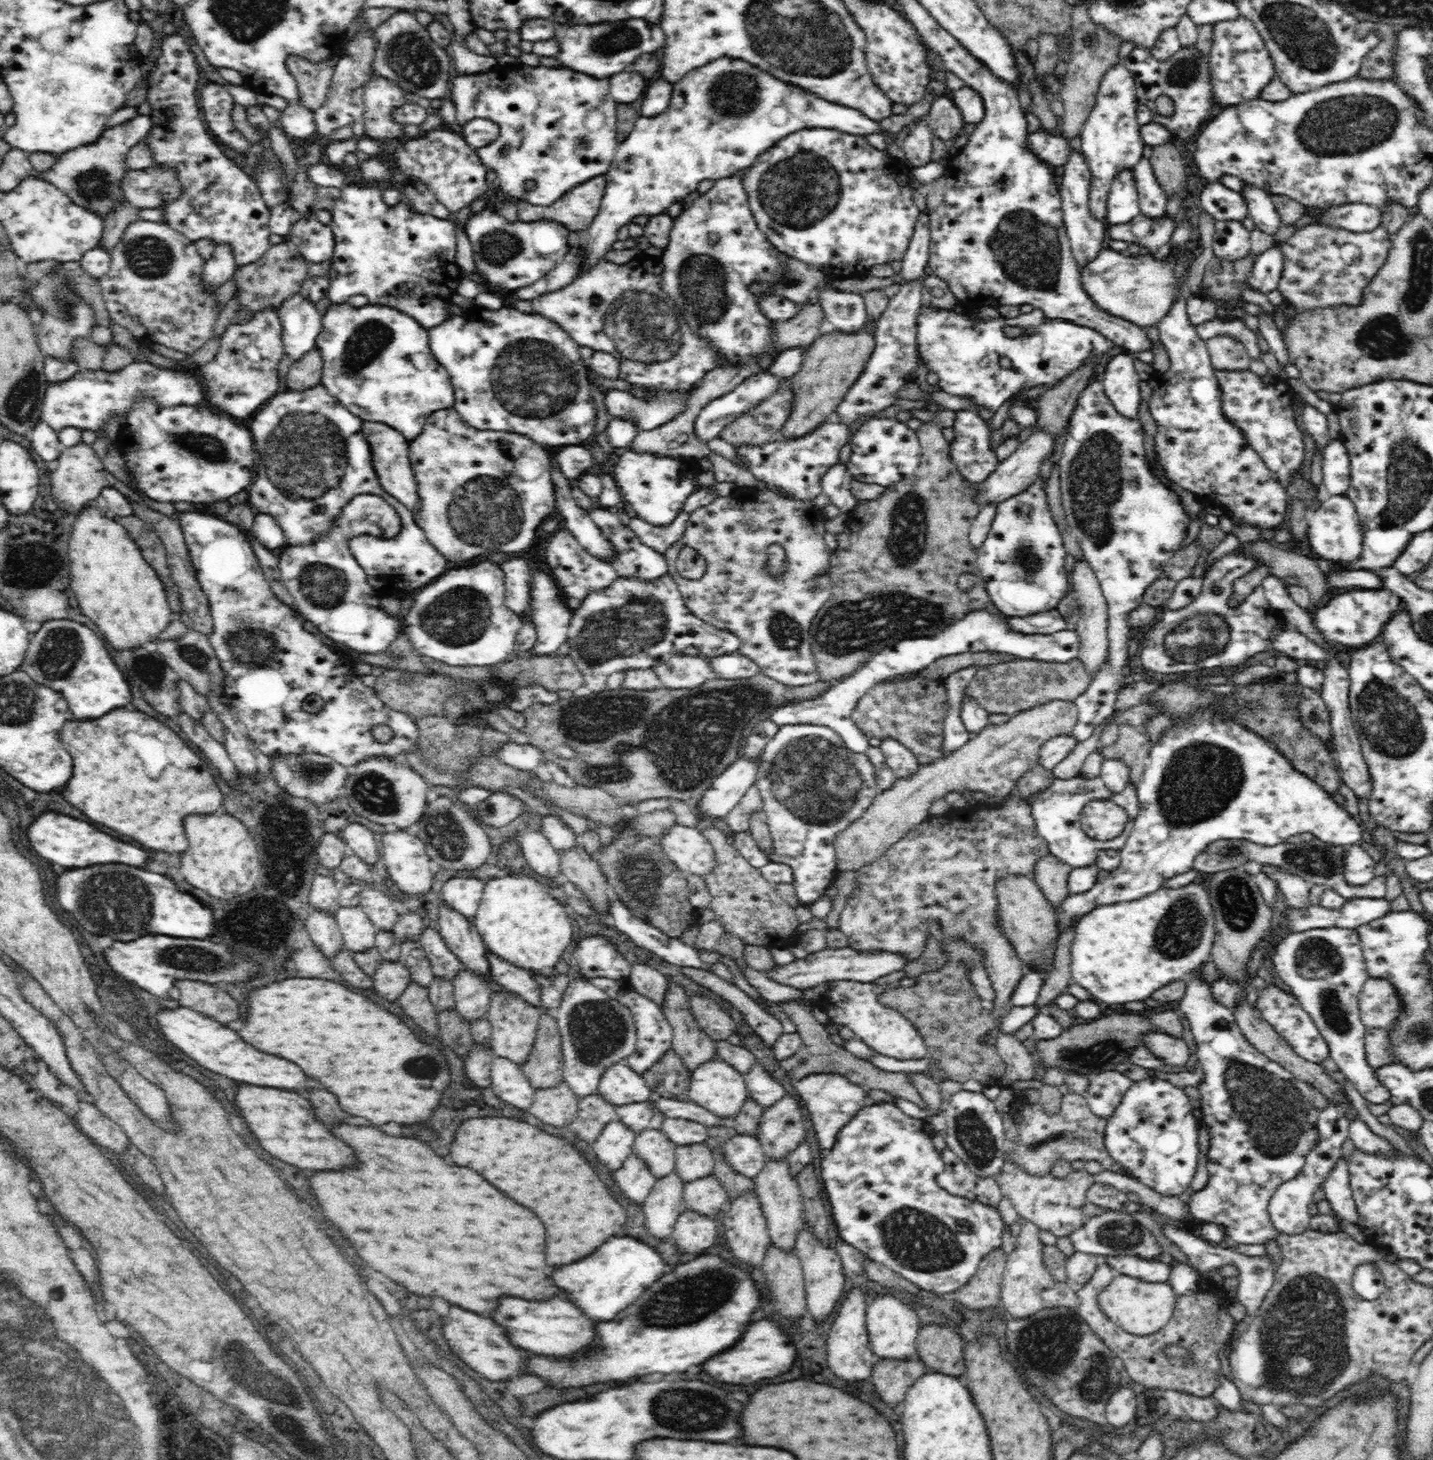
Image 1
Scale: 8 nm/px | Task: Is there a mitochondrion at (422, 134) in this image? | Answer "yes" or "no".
no

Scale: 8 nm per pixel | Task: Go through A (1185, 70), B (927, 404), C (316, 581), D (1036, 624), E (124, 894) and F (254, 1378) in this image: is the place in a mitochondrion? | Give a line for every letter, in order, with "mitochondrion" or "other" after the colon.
A: mitochondrion
B: other
C: mitochondrion
D: other
E: mitochondrion
F: mitochondrion

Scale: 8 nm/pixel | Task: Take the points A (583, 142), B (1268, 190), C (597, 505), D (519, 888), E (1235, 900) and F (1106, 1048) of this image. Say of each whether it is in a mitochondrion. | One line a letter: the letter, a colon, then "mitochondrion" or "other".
A: other
B: other
C: other
D: other
E: mitochondrion
F: mitochondrion

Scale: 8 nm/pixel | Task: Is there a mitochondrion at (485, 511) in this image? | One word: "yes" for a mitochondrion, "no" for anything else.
yes

